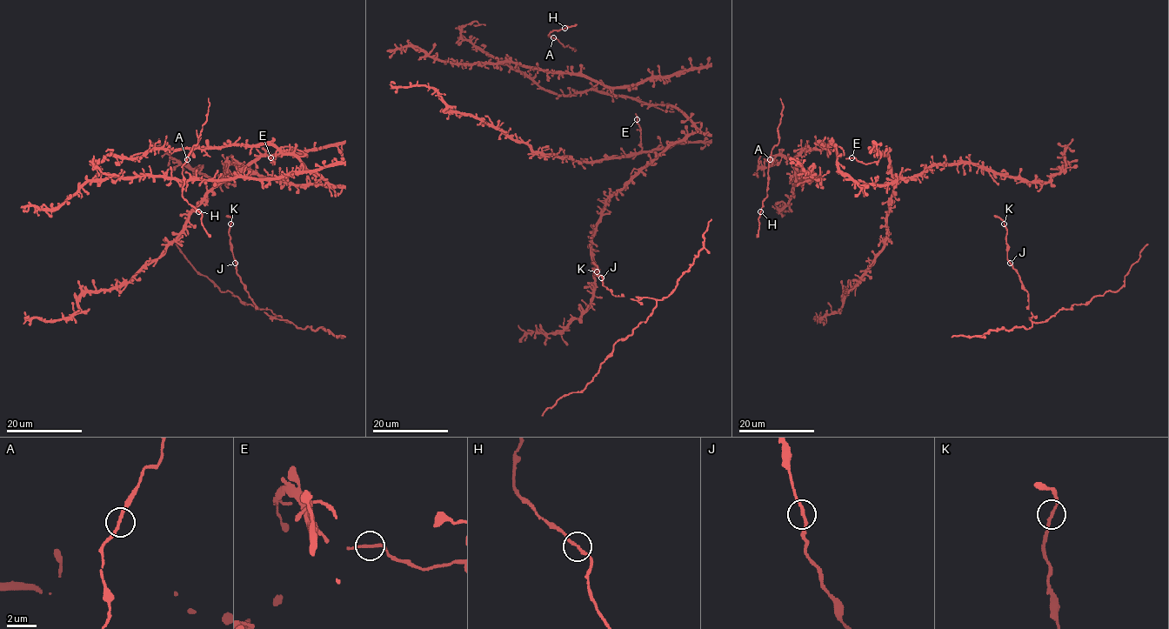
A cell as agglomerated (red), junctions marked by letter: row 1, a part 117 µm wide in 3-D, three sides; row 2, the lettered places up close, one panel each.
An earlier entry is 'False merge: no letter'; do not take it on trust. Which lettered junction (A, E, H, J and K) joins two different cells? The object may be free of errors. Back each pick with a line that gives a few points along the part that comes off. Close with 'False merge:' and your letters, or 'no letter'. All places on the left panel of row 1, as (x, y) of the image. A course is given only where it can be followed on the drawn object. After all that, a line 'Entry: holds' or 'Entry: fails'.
False merge: no letter
Entry: holds

